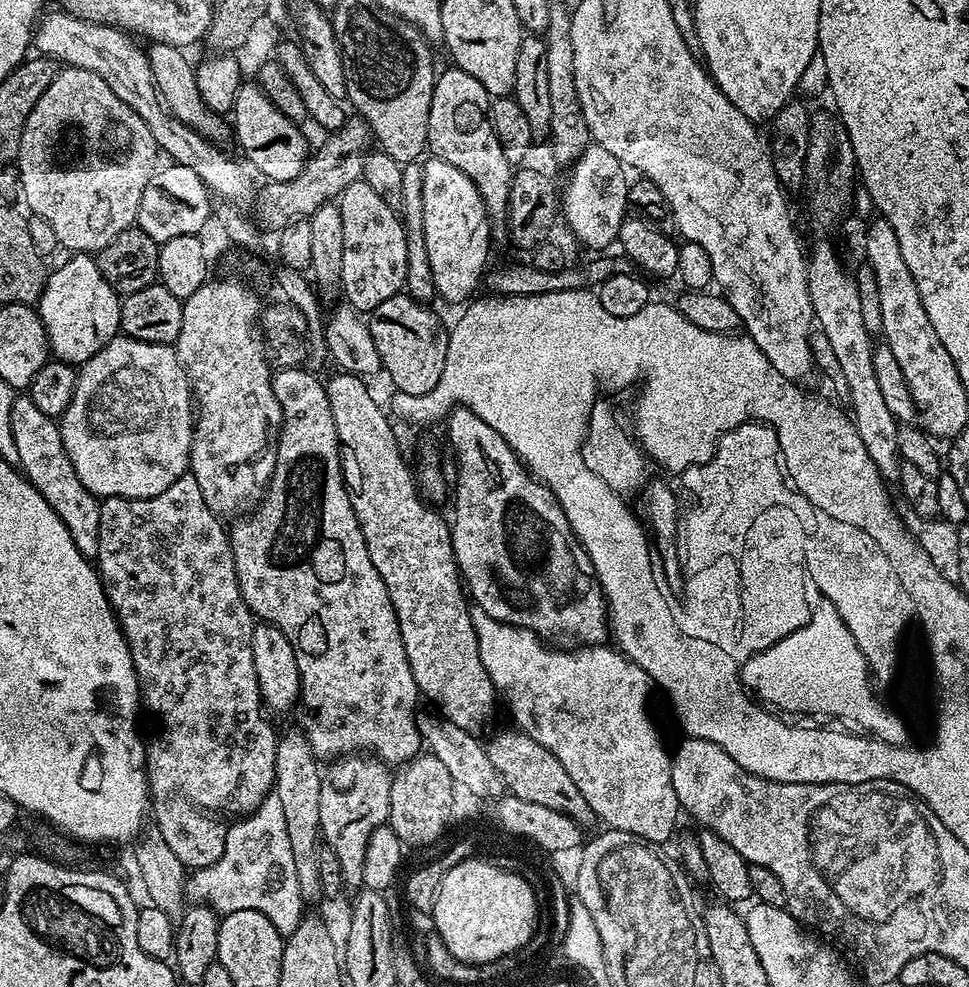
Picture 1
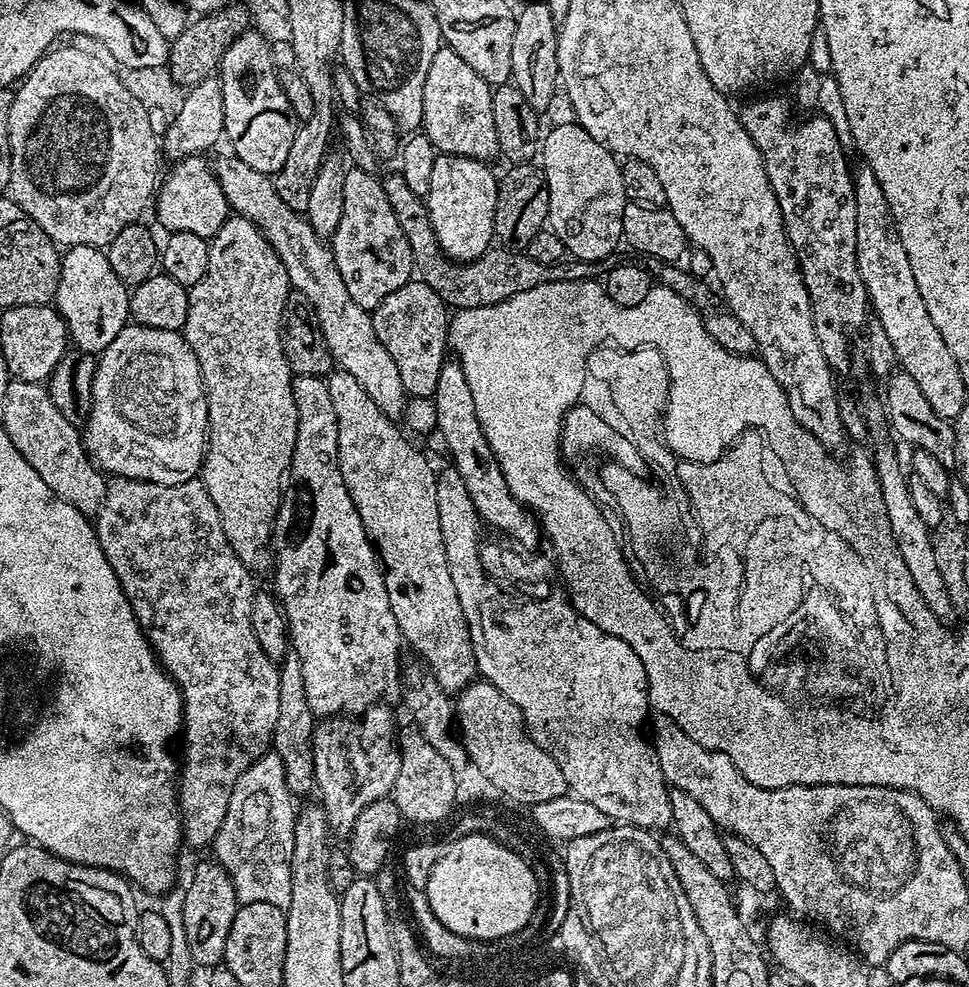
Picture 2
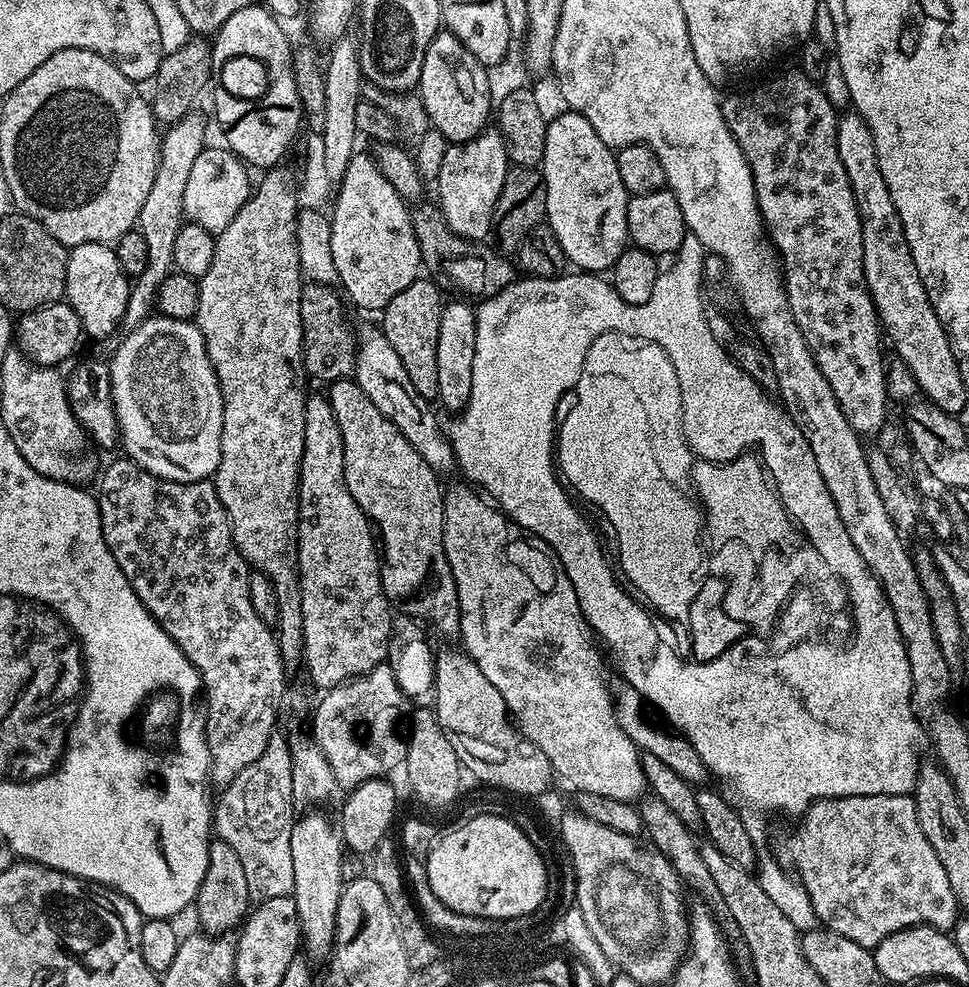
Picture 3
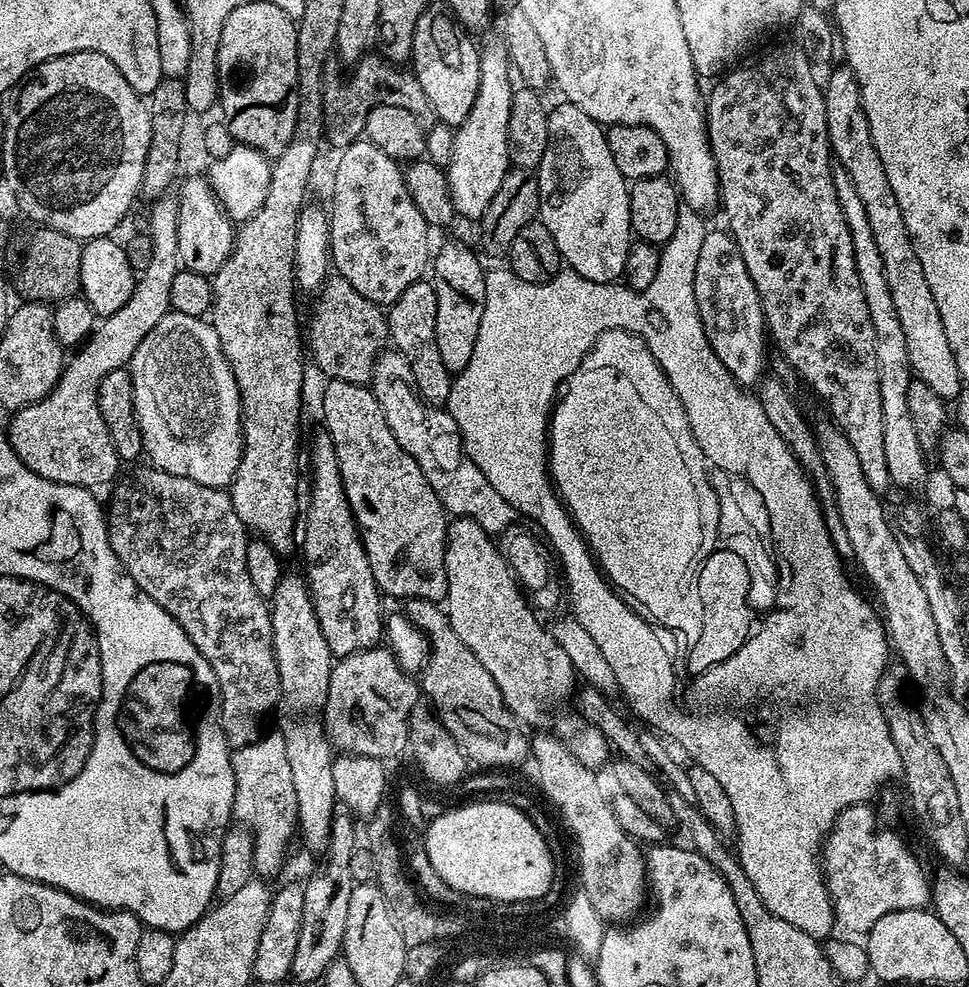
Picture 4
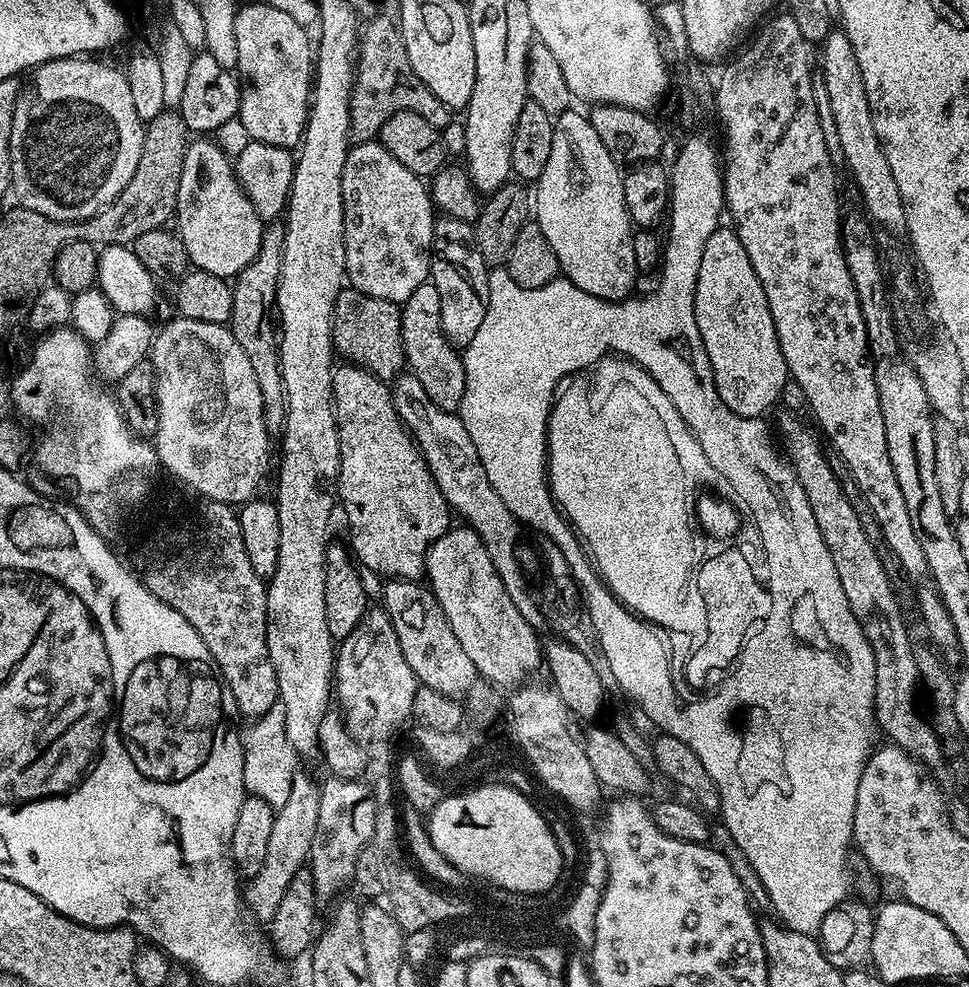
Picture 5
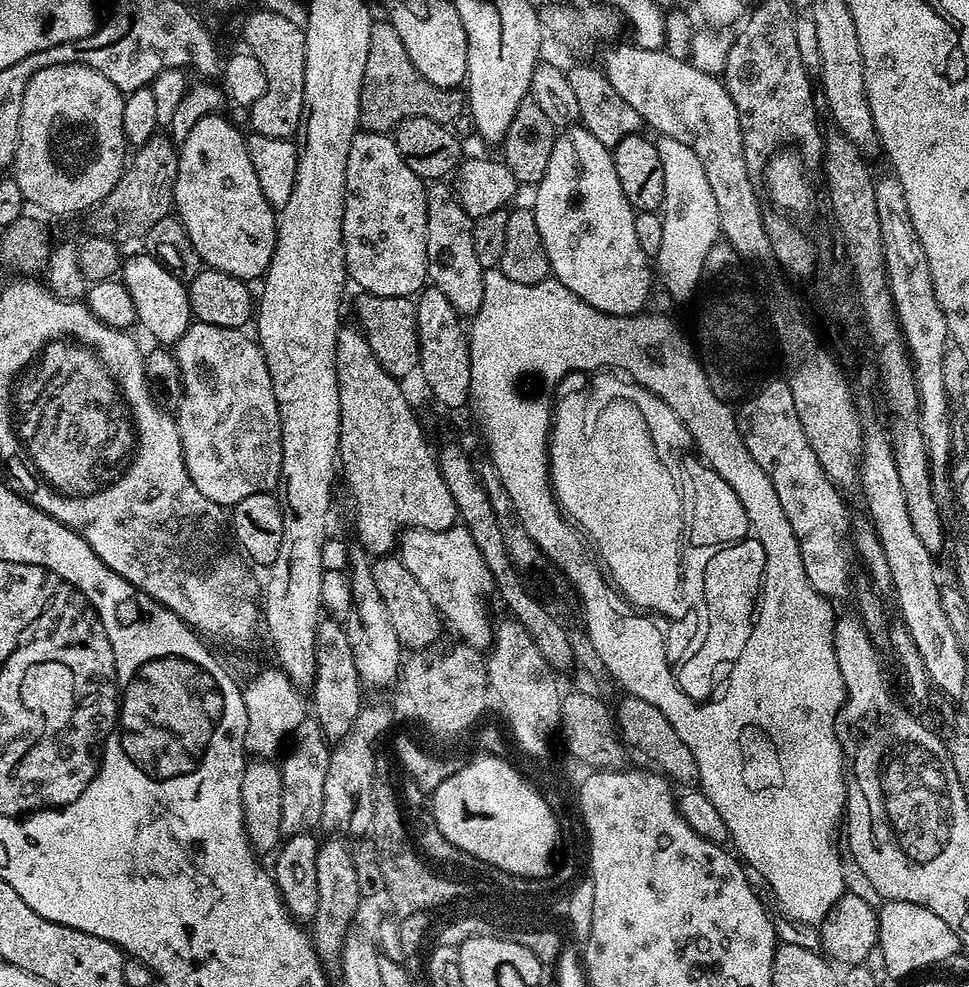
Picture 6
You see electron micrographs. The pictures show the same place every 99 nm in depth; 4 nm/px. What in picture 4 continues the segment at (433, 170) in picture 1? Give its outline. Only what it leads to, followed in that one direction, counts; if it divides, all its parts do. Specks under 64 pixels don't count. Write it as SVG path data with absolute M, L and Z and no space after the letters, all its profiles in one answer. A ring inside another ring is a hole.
M503 43L492 44L483 49L480 57L480 85L478 98L470 106L470 114L455 129L454 158L446 169L449 193L457 213L468 220L479 221L486 214L502 178L510 171L508 159L508 131L510 130L510 108L514 80L510 75L510 61Z

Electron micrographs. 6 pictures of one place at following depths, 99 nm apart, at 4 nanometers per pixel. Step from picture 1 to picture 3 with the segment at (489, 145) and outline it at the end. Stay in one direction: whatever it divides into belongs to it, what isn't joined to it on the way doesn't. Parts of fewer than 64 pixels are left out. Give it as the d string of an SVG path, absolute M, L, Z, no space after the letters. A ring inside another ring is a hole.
M437 32L430 46L426 46L418 95L428 115L429 125L437 128L449 142L464 144L489 127L494 112L494 96L492 100L488 72L489 69L480 64L452 32Z

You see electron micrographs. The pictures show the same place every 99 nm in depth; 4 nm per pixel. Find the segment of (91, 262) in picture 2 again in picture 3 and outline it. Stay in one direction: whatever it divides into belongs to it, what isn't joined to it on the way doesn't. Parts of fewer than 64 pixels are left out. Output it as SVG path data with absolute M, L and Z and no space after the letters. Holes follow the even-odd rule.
M86 242L69 251L64 296L74 314L78 314L85 337L104 340L116 327L121 327L129 287L130 277L122 270L112 244Z

